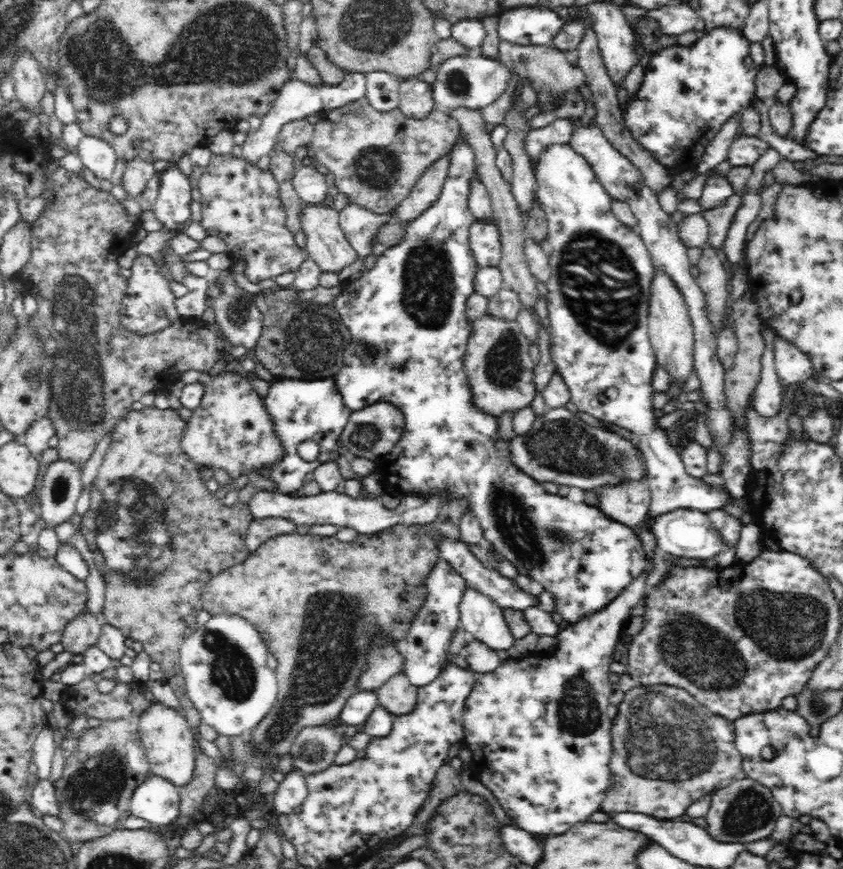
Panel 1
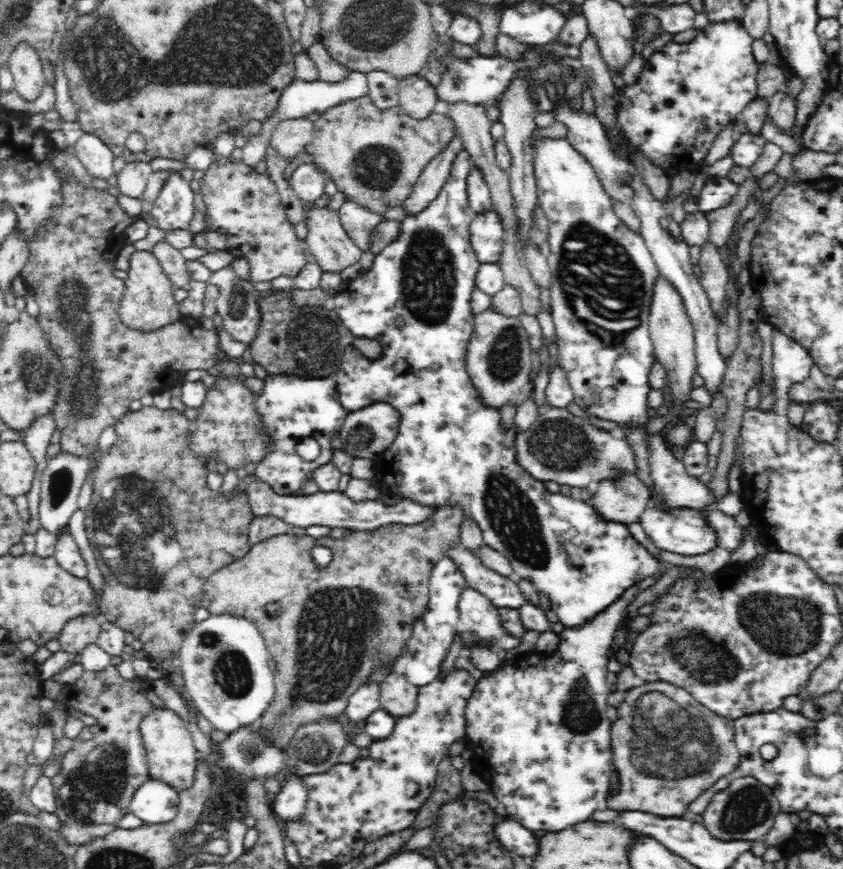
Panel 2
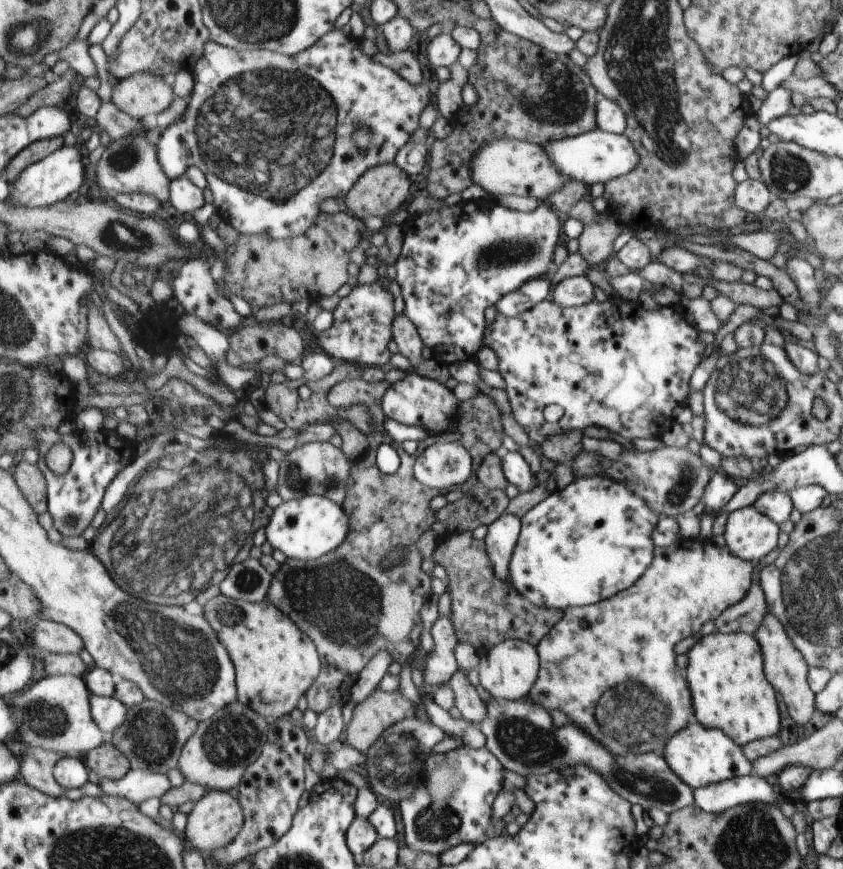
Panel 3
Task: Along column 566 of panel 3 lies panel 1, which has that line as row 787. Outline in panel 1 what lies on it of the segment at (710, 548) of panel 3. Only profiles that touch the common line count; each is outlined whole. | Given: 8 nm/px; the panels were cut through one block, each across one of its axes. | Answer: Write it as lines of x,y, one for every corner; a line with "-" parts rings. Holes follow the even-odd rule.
666,684
635,687
625,693
623,702
617,707
618,715
611,728
613,779
608,792
612,792
612,796
606,796
606,802
602,802
604,812
644,812
658,820
677,818
688,810
690,804
716,790
718,784
740,777
742,758
735,746
732,722
711,714
686,690

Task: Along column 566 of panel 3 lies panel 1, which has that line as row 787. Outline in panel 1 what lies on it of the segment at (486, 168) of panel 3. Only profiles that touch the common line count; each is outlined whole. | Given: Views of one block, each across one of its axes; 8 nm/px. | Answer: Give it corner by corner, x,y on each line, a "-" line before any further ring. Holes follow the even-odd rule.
154,702
139,722
138,733
142,738
142,749
146,751
151,774
170,781
176,788
188,785
193,779
198,755
195,740
184,716
174,708
164,706
162,702

